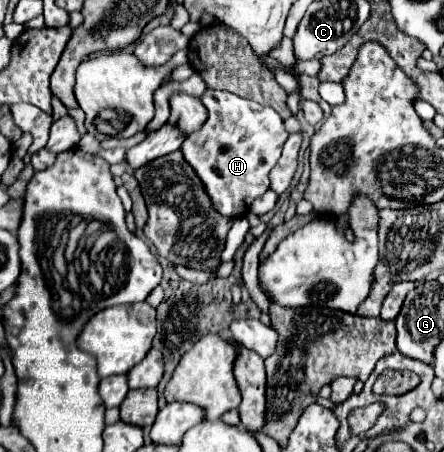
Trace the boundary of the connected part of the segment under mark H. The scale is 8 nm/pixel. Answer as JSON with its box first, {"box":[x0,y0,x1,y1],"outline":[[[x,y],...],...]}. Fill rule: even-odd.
{"box":[182,90,288,218],"outline":[[[206,90],[202,102],[208,110],[208,120],[200,130],[186,136],[182,154],[196,174],[200,174],[216,210],[224,216],[240,218],[250,210],[252,200],[270,188],[268,174],[276,166],[288,134],[276,110],[254,100],[232,92]]]}

